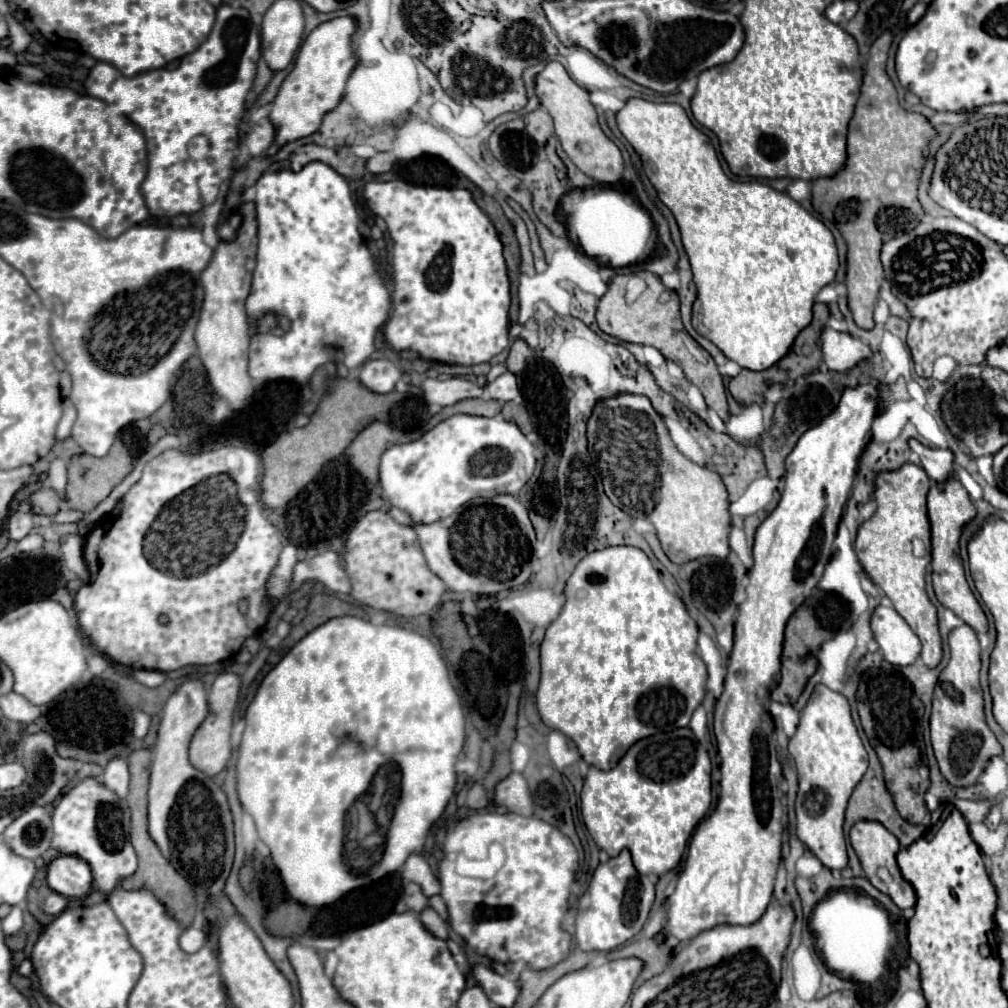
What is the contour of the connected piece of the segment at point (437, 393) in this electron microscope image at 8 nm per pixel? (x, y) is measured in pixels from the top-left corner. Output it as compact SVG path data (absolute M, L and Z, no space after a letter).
M451 377L451 379L445 379L445 381L425 379L425 383L421 387L425 391L425 401L441 405L441 407L455 405L463 399L485 395L485 389L481 385L471 383L467 379L461 379L461 377Z

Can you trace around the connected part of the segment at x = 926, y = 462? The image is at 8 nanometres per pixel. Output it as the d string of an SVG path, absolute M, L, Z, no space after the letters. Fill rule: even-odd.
M911 441L911 449L915 453L919 453L919 457L923 461L923 469L927 471L927 475L933 481L949 481L949 477L955 477L953 451L949 451L949 449L931 449L931 447L925 447L917 441Z

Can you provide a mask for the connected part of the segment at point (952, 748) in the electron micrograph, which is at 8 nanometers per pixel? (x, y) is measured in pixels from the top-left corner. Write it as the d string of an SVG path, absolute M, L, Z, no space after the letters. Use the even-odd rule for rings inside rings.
M961 625L949 635L951 661L941 673L941 681L933 695L931 713L931 743L943 777L955 787L971 787L979 781L987 761L1003 753L999 741L985 723L983 691L979 685L981 671L981 647L975 631L969 625ZM951 685L951 687L941 687Z

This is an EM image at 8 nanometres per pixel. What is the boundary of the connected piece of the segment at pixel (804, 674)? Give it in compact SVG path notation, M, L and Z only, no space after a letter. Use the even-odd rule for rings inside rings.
M817 589L813 597L809 597L789 619L787 629L785 629L785 645L783 645L783 667L781 667L781 683L779 687L771 693L771 699L779 703L791 703L797 701L807 685L807 681L815 675L817 671L817 651L821 645L837 635L839 629L851 629L853 619L849 605L839 597L839 595L827 595Z

